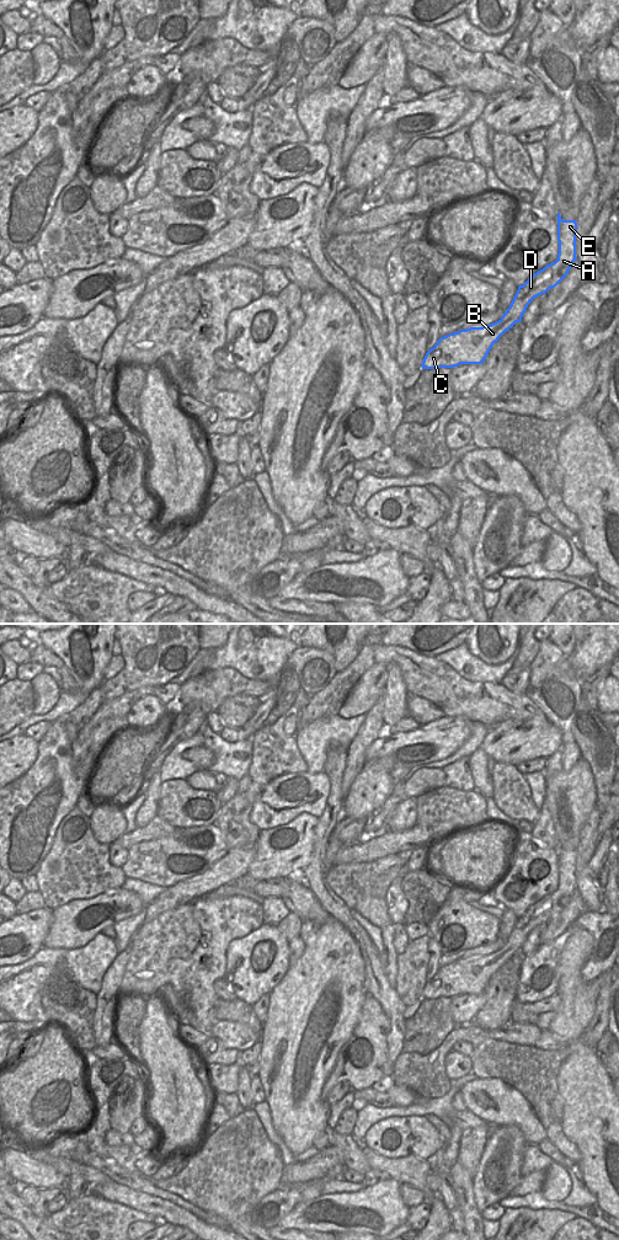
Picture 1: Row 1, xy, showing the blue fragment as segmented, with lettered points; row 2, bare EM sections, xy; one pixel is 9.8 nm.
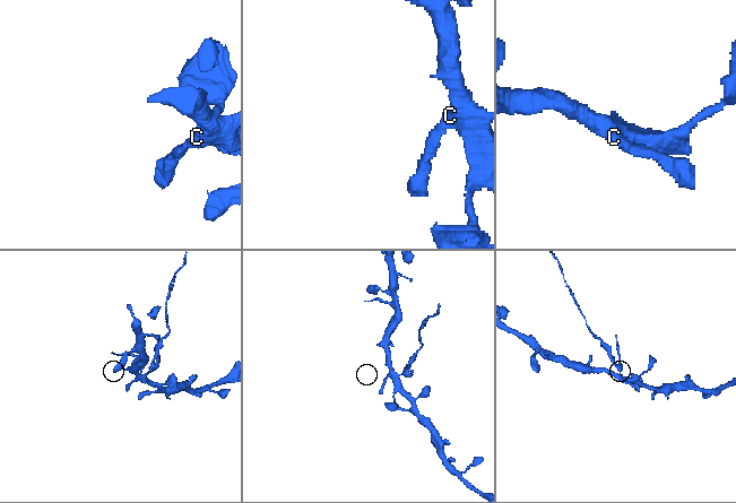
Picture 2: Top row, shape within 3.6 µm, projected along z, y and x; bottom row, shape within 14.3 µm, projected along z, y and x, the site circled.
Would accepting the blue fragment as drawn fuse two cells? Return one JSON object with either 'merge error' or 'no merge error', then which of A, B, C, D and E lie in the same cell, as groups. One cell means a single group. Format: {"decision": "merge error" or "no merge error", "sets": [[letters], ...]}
{"decision": "merge error", "sets": [["A", "D", "E"], ["B", "C"]]}

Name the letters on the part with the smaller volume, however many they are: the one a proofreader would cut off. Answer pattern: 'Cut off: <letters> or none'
Cut off: A, D, E

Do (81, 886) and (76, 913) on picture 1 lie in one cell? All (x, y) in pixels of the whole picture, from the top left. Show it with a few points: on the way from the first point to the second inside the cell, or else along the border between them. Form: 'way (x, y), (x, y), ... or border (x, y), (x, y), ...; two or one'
border (106, 890), (89, 898), (74, 898), (52, 909); two

